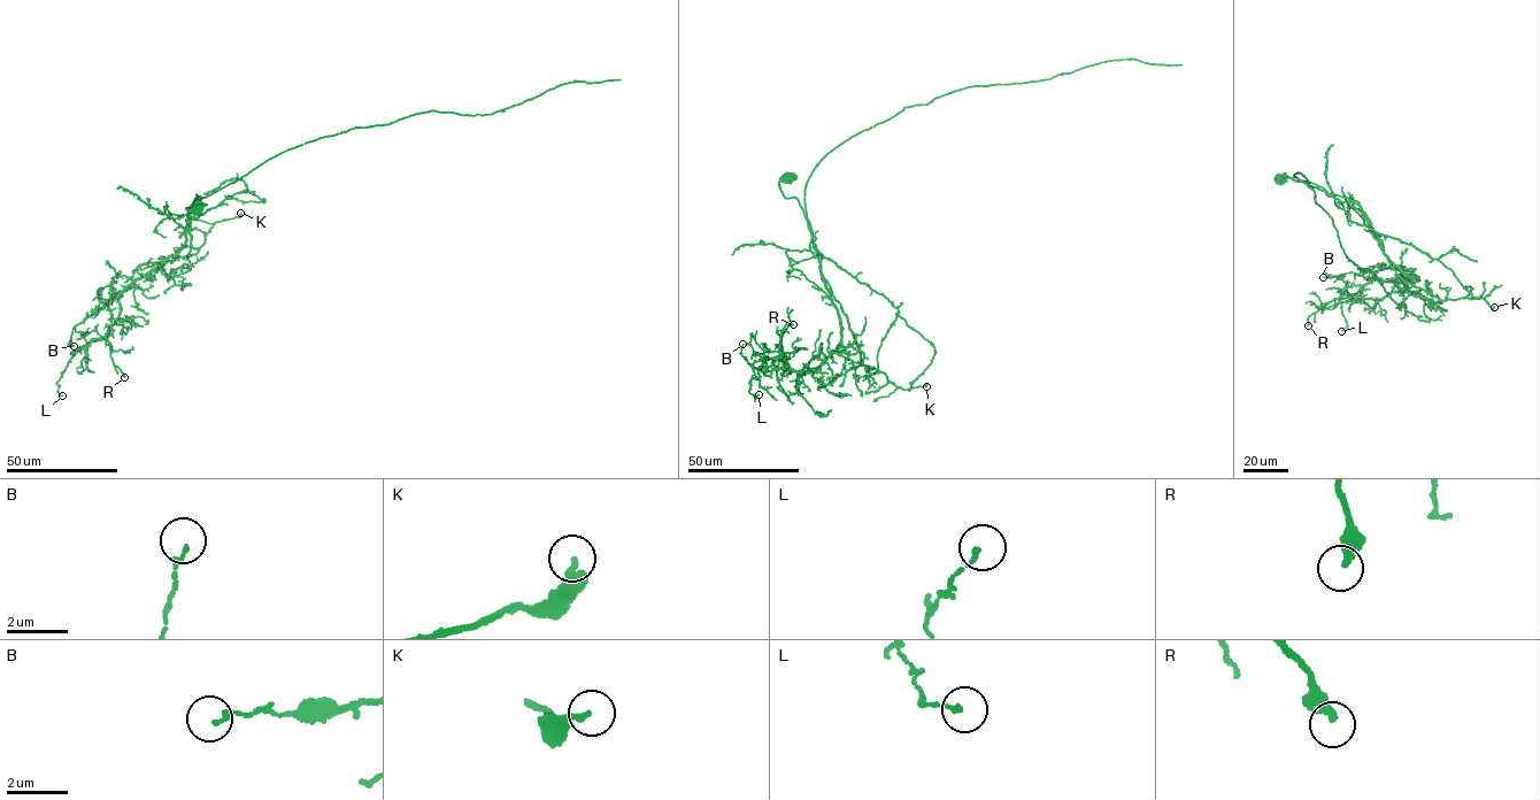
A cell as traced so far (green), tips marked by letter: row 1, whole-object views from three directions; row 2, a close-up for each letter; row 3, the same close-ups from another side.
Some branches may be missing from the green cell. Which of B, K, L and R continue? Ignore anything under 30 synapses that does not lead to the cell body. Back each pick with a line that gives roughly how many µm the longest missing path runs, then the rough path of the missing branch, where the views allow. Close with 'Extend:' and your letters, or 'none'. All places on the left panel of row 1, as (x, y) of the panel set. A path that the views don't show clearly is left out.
Extend: none

